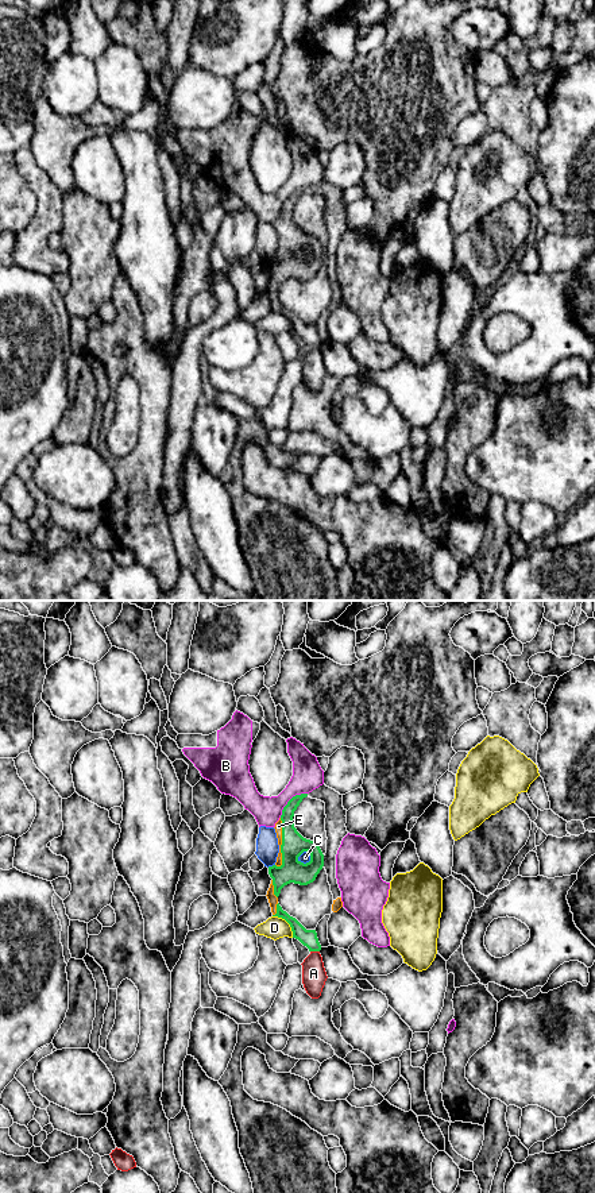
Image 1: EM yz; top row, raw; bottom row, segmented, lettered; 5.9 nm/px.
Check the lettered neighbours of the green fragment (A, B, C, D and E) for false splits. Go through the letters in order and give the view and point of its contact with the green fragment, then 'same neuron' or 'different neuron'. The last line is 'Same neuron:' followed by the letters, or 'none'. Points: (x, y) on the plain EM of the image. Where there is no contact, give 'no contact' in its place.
A: yz (315, 346) | different neuron
B: yz (289, 196) | different neuron
C: yz (302, 247) | different neuron
D: yz (288, 317) | different neuron
E: yz (282, 239) | same neuron
Same neuron: E

